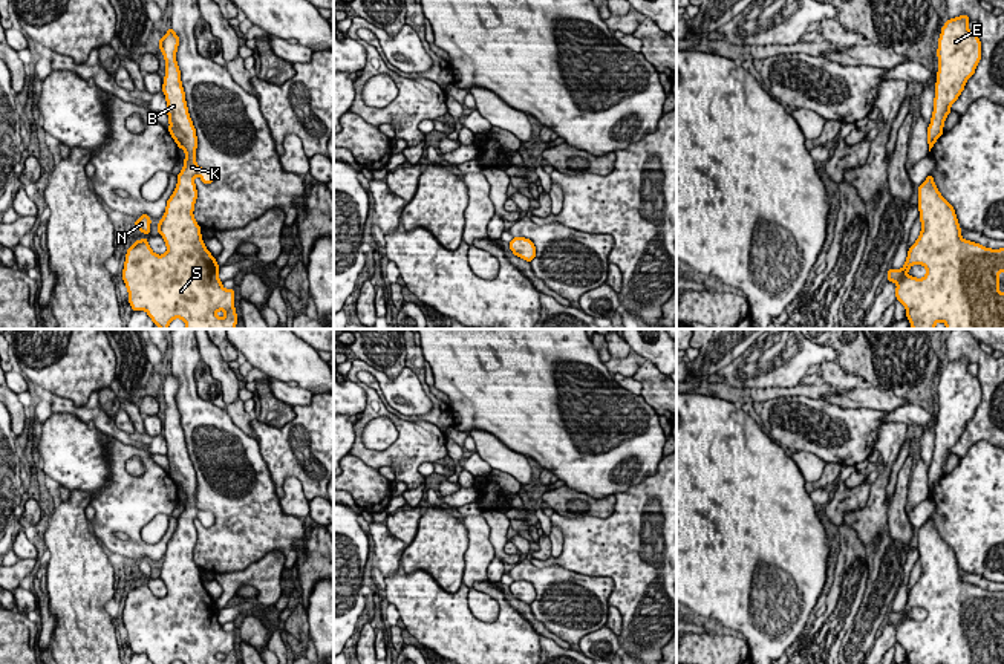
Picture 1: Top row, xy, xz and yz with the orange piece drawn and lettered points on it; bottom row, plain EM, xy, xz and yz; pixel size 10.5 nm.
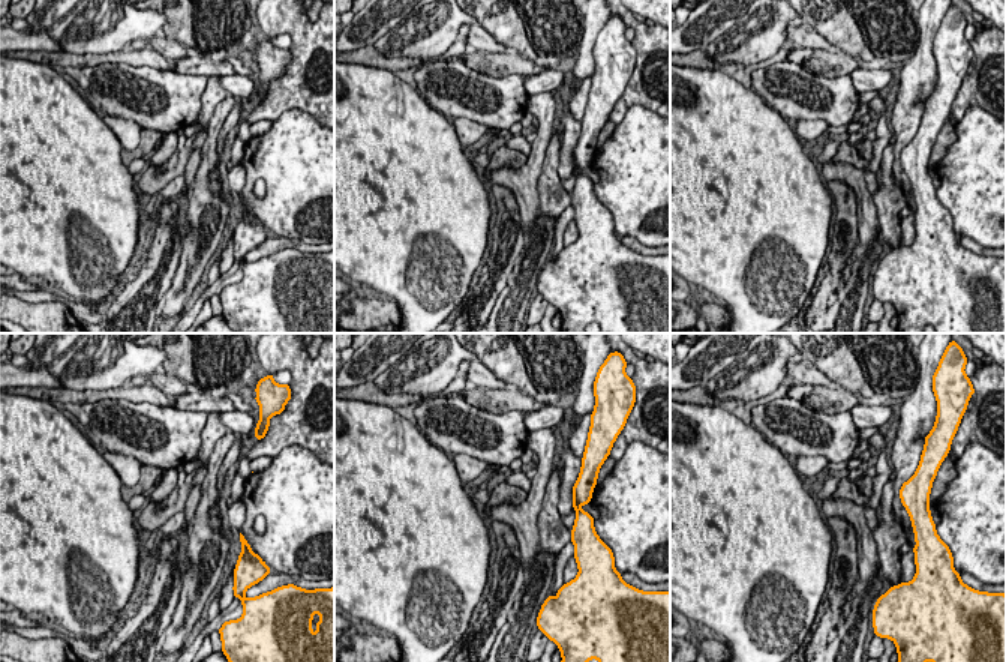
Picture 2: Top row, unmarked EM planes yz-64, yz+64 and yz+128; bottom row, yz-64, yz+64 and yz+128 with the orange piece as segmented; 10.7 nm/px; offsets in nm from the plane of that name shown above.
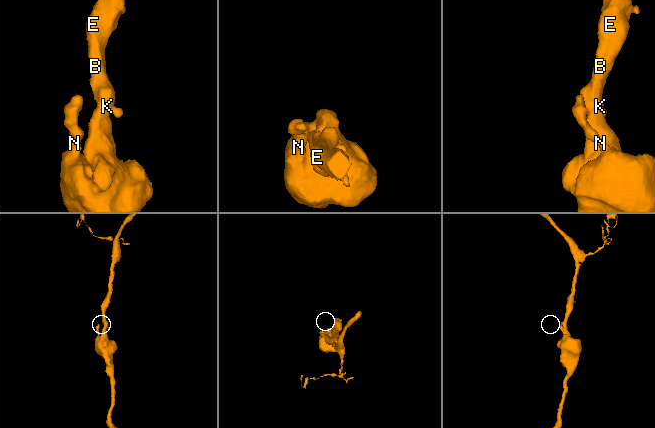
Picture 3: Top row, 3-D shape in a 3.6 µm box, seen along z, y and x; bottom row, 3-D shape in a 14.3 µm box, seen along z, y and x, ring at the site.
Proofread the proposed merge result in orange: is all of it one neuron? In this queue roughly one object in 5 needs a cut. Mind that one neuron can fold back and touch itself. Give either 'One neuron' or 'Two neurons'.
One neuron

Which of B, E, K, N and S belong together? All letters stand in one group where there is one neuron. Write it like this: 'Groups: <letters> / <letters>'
Groups: B E K N S

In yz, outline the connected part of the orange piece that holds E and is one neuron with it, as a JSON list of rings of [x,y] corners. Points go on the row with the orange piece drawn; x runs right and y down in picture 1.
[[[966,14],[946,20],[938,38],[938,72],[935,83],[935,98],[932,119],[927,127],[929,151],[943,135],[943,125],[950,106],[964,90],[966,81],[975,73],[981,60],[981,41],[969,26]]]

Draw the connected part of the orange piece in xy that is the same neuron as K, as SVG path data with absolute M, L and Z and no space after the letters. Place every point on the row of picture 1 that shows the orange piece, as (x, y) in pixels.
M170 28L159 44L165 58L162 92L167 99L168 132L178 148L185 151L185 159L158 223L167 252L158 256L147 237L138 239L127 249L122 280L132 309L145 311L161 329L168 329L174 318L184 320L185 329L234 329L234 289L222 286L219 265L204 245L200 226L193 216L197 199L194 177L199 176L208 185L214 181L214 173L196 164L197 136L176 61L179 37Z

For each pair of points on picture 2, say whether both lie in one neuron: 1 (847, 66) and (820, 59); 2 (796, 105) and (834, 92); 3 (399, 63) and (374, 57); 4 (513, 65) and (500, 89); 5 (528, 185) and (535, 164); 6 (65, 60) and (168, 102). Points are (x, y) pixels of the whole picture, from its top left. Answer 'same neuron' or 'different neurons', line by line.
1: same neuron
2: same neuron
3: same neuron
4: different neurons
5: same neuron
6: different neurons

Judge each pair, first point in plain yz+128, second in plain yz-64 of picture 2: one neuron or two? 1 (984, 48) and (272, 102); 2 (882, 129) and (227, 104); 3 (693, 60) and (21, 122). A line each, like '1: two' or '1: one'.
1: one
2: two
3: two

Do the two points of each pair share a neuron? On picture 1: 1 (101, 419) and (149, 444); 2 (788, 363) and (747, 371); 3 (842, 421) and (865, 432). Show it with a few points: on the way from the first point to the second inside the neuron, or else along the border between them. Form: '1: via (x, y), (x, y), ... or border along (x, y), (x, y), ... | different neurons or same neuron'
1: via (114, 432), (129, 439), (136, 439) | same neuron
2: via (778, 367), (758, 371) | same neuron
3: via (848, 427), (853, 432), (859, 432) | same neuron

